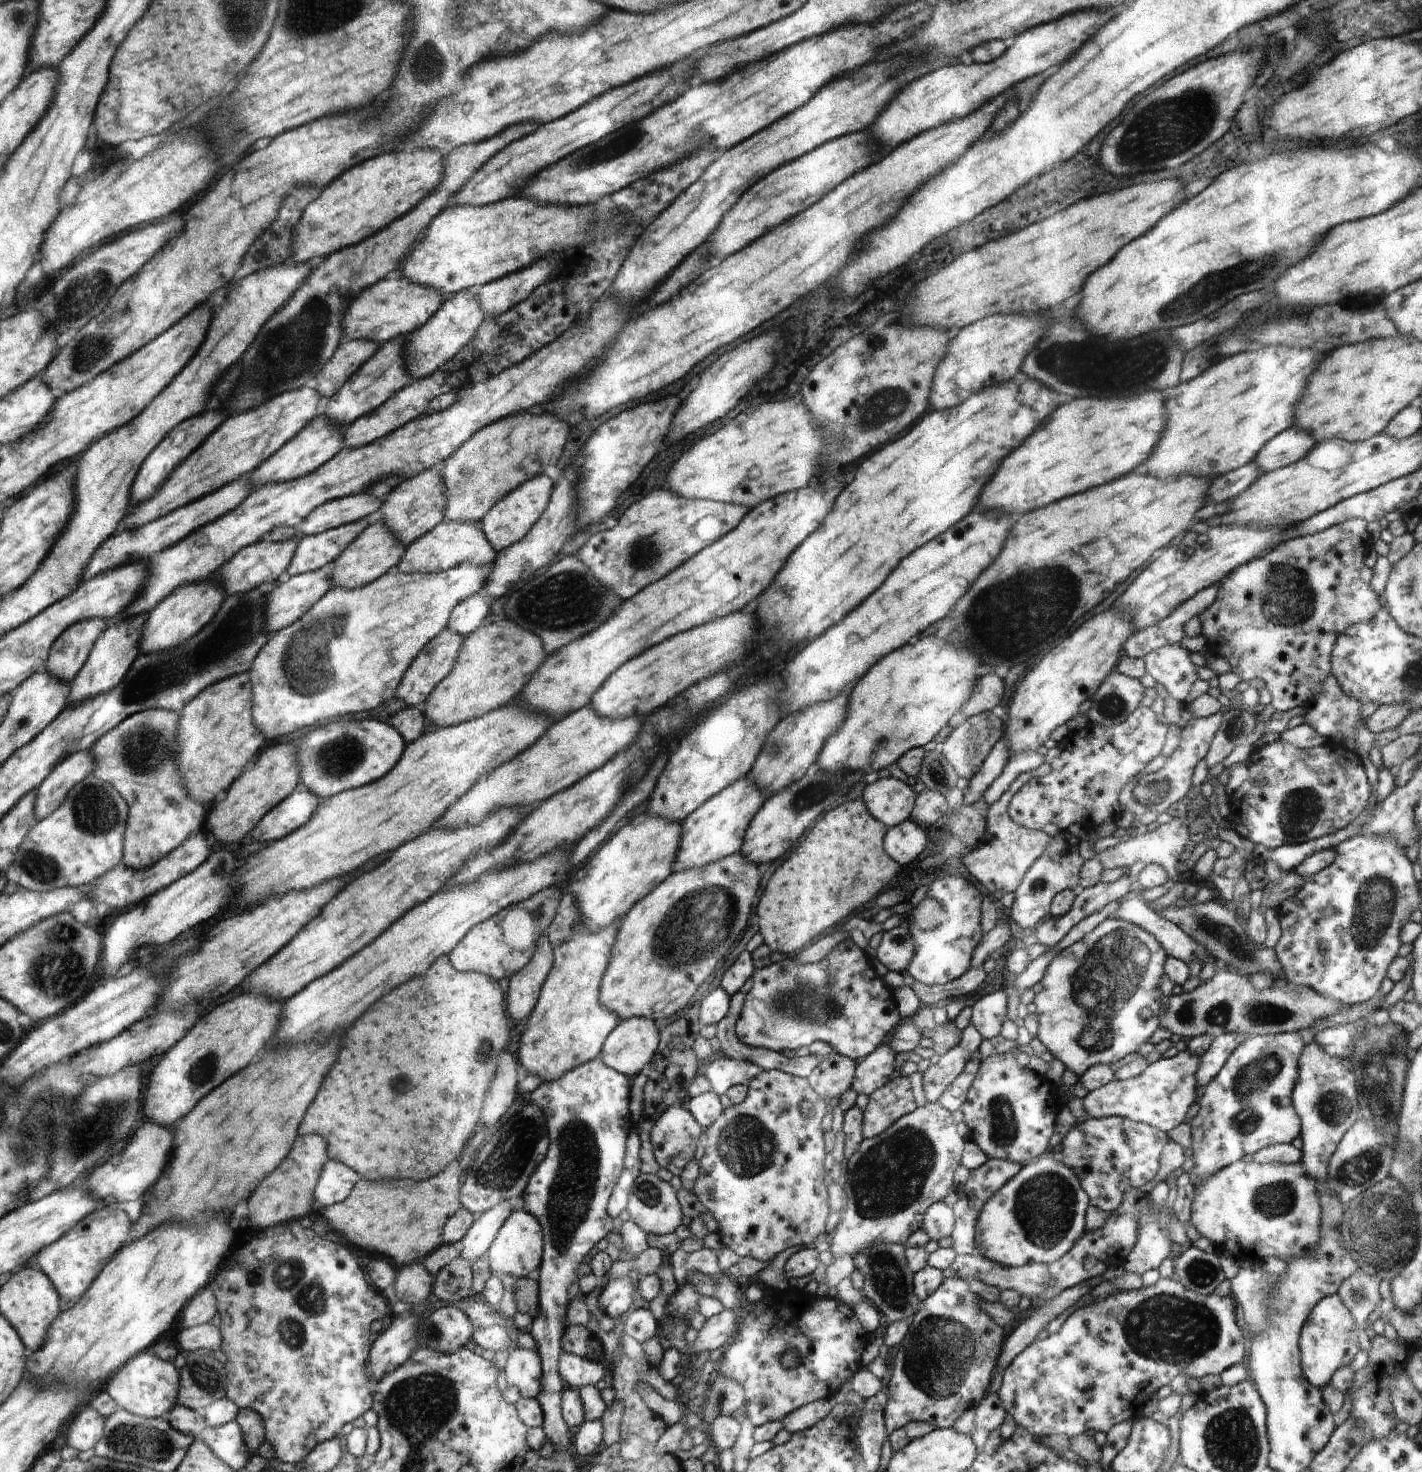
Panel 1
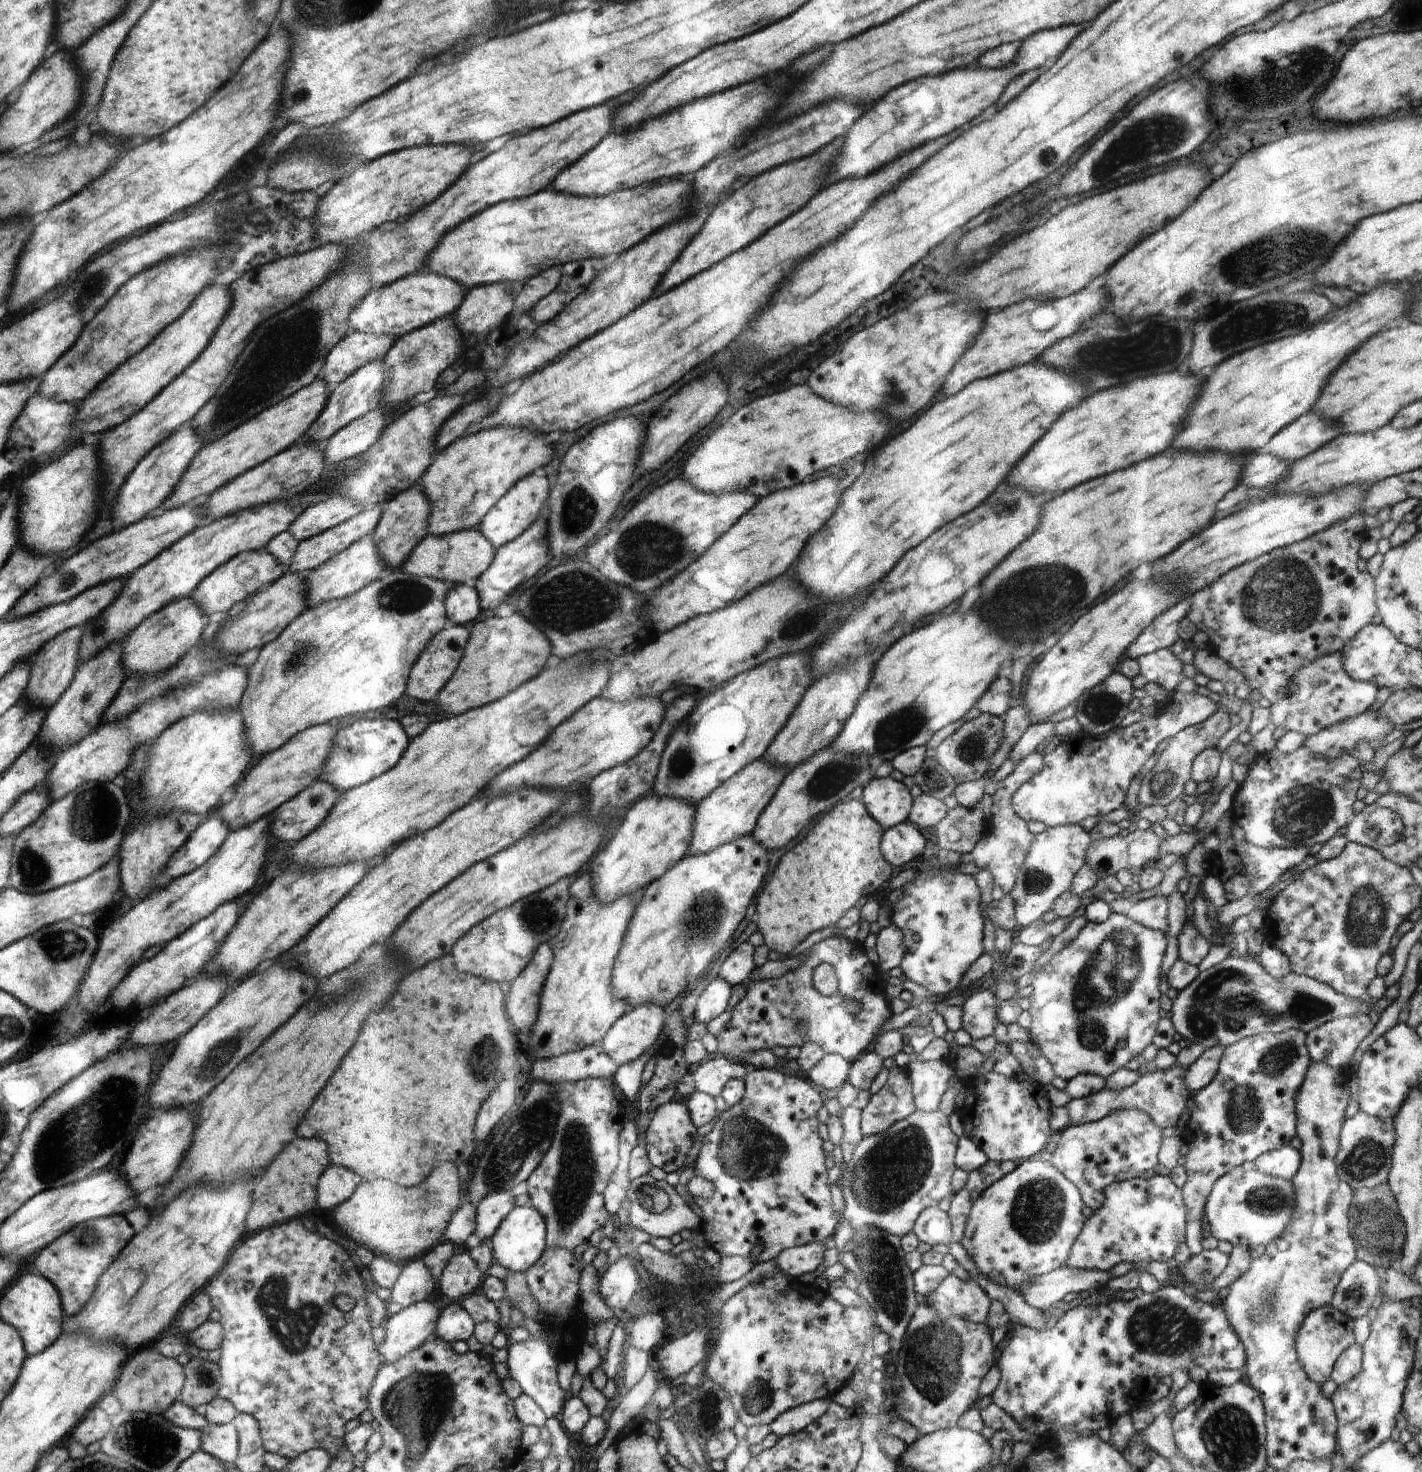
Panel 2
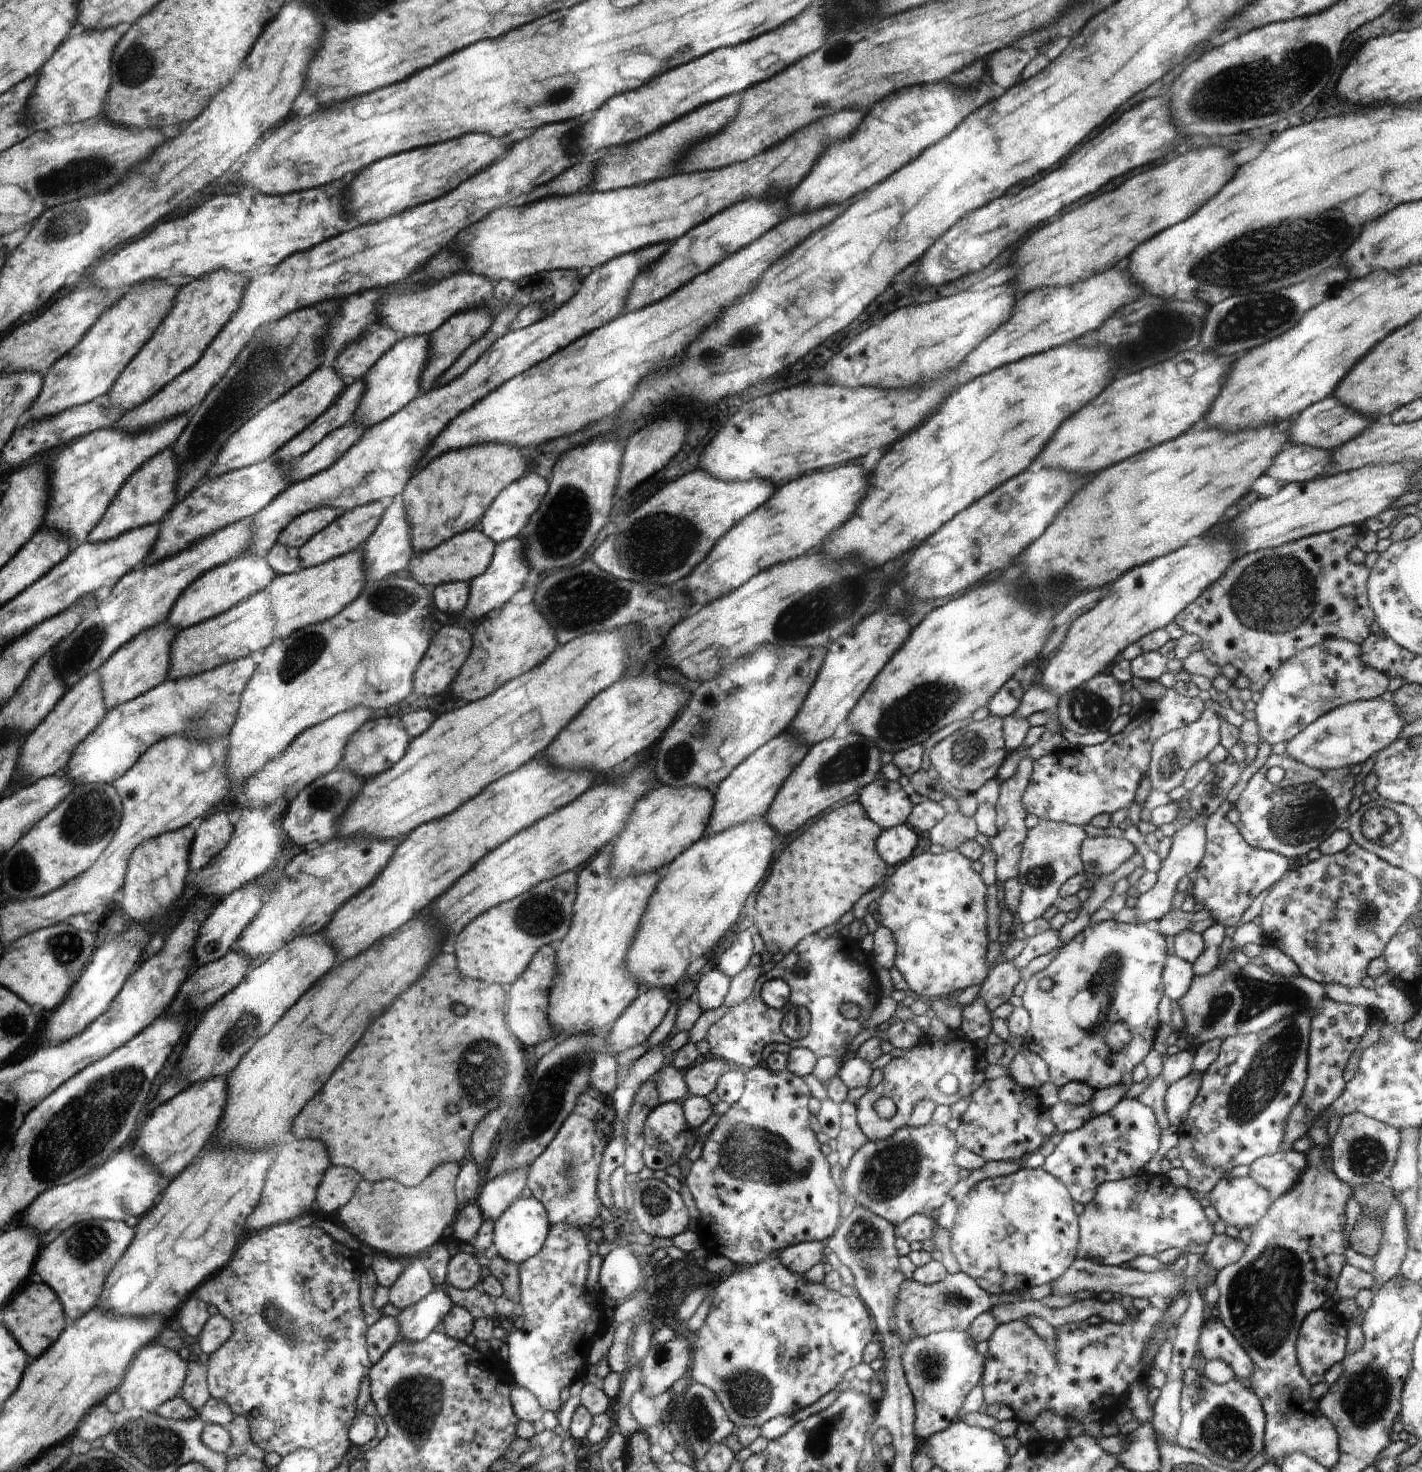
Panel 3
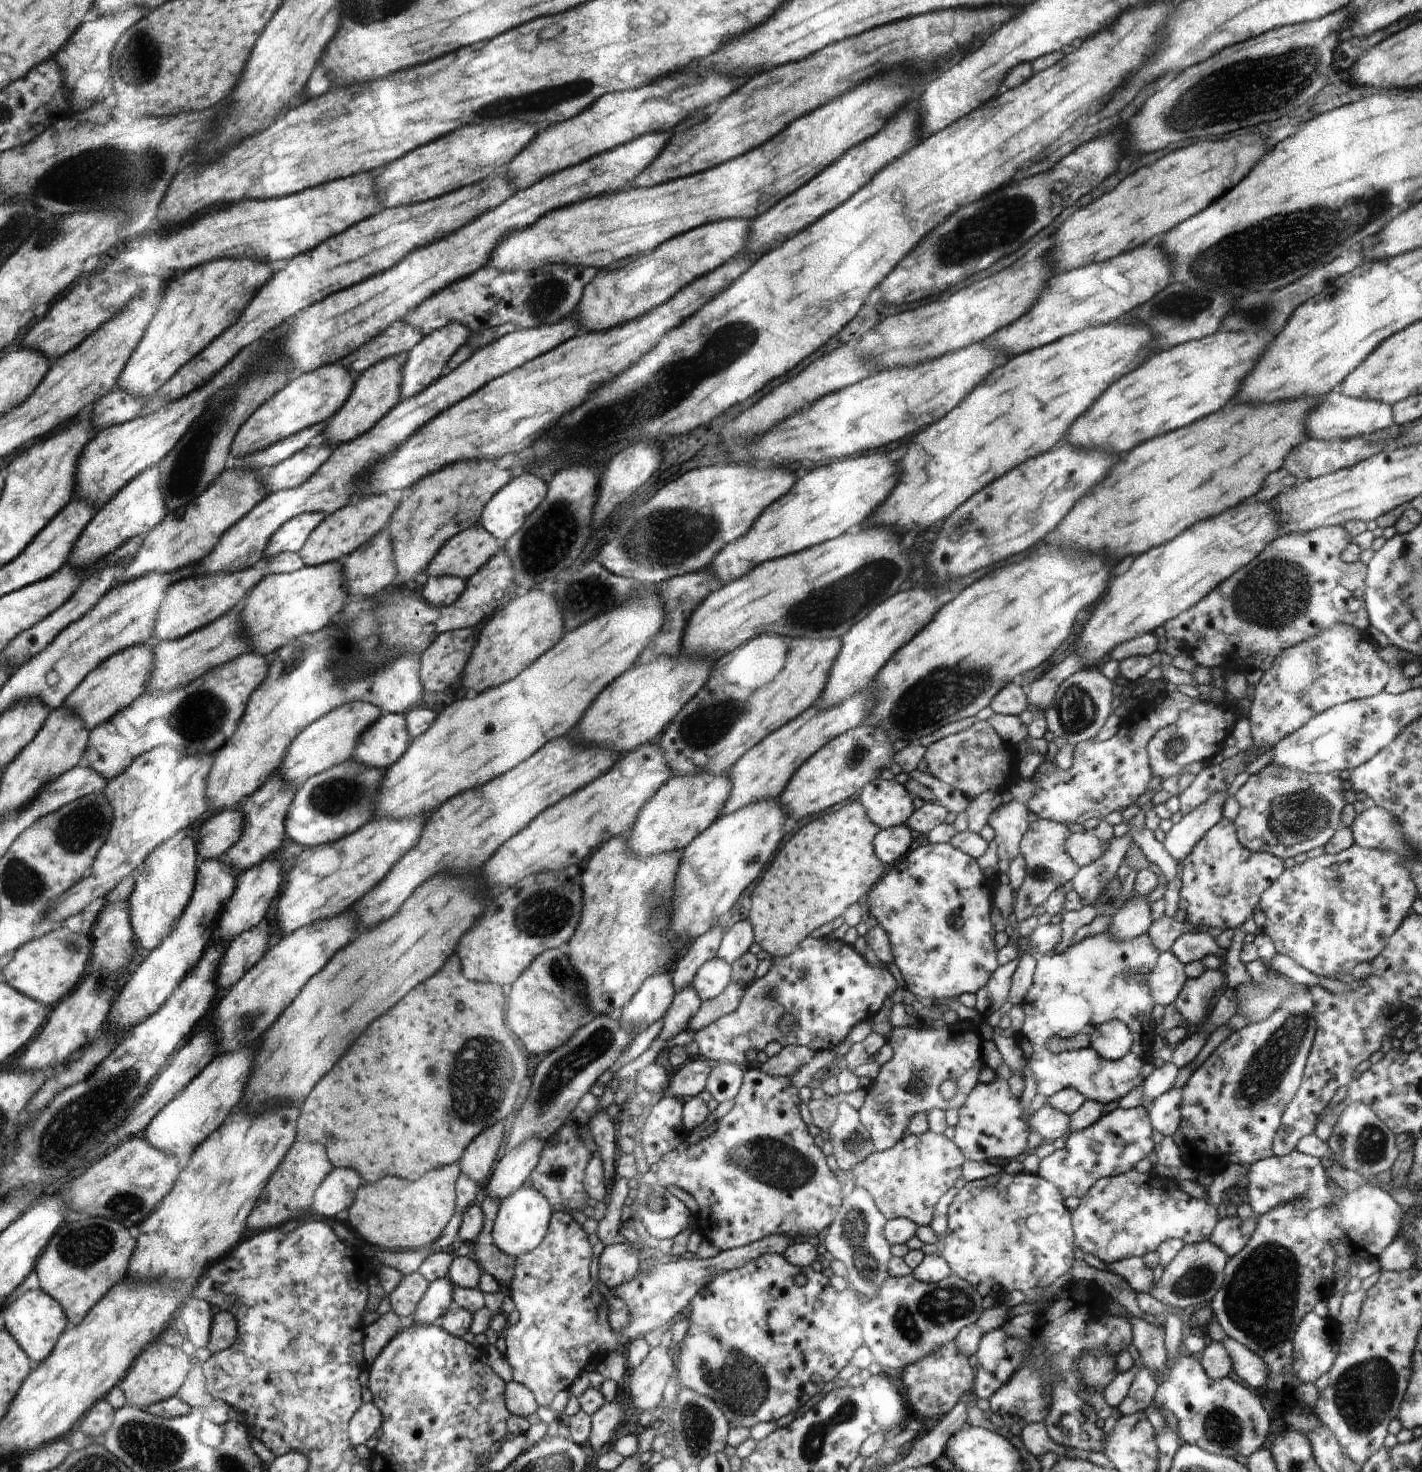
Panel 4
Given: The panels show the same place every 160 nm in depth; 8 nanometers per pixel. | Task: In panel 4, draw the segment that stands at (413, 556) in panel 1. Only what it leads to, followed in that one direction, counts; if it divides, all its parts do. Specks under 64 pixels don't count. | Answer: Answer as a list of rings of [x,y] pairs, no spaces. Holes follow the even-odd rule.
[[[480,524],[458,532],[458,535],[438,552],[426,572],[423,572],[423,578],[417,582],[426,585],[426,578],[430,576],[471,579],[493,559],[494,554],[498,554],[501,543]]]

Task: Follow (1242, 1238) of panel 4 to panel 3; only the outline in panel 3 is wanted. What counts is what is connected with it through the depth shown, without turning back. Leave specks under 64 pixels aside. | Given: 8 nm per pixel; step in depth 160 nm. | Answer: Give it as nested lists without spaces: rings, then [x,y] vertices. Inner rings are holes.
[[[1227,1233],[1214,1234],[1208,1242],[1208,1250],[1202,1257],[1206,1264],[1210,1264],[1214,1270],[1220,1271],[1237,1262],[1246,1246],[1239,1237],[1233,1237]]]

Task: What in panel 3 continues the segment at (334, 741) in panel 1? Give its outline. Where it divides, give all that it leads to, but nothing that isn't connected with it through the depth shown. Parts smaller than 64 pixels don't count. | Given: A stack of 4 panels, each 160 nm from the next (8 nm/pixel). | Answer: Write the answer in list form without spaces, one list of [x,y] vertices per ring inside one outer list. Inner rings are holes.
[[[383,716],[376,720],[368,720],[350,738],[348,746],[345,748],[343,765],[368,780],[370,777],[380,775],[381,772],[396,766],[404,758],[411,742],[412,738],[409,736],[404,722],[398,717]]]

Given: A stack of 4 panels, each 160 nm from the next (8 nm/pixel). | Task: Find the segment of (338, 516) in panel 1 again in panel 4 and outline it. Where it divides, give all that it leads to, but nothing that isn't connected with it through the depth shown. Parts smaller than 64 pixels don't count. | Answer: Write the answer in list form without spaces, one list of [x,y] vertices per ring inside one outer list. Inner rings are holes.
[[[312,512],[290,519],[279,531],[274,532],[261,564],[276,559],[284,552],[298,553],[308,542],[309,536],[325,521],[324,512]]]

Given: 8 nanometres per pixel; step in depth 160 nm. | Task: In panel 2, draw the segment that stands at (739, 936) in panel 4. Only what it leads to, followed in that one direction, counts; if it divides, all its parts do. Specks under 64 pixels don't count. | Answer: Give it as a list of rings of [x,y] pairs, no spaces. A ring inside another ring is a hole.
[[[745,941],[722,962],[719,978],[722,978],[728,986],[736,986],[744,982],[754,973],[754,958],[752,958],[752,946]]]

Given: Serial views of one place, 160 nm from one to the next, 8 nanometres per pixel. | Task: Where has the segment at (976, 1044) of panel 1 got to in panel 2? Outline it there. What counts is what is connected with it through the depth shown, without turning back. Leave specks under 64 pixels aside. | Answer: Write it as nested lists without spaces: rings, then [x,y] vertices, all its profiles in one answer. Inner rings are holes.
[[[914,1055],[906,1069],[910,1076],[913,1104],[916,1111],[930,1113],[939,1109],[948,1082],[955,1077],[947,1059],[923,1062]]]

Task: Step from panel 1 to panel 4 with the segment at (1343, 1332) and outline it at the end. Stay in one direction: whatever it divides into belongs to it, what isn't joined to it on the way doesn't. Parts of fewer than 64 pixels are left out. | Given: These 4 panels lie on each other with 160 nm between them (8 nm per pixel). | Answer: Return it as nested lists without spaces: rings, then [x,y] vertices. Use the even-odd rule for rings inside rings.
[[[1312,1311],[1307,1313],[1295,1331],[1293,1339],[1292,1368],[1300,1383],[1316,1383],[1316,1380],[1328,1373],[1334,1364],[1334,1358],[1341,1352],[1342,1337],[1336,1320],[1320,1317]]]

